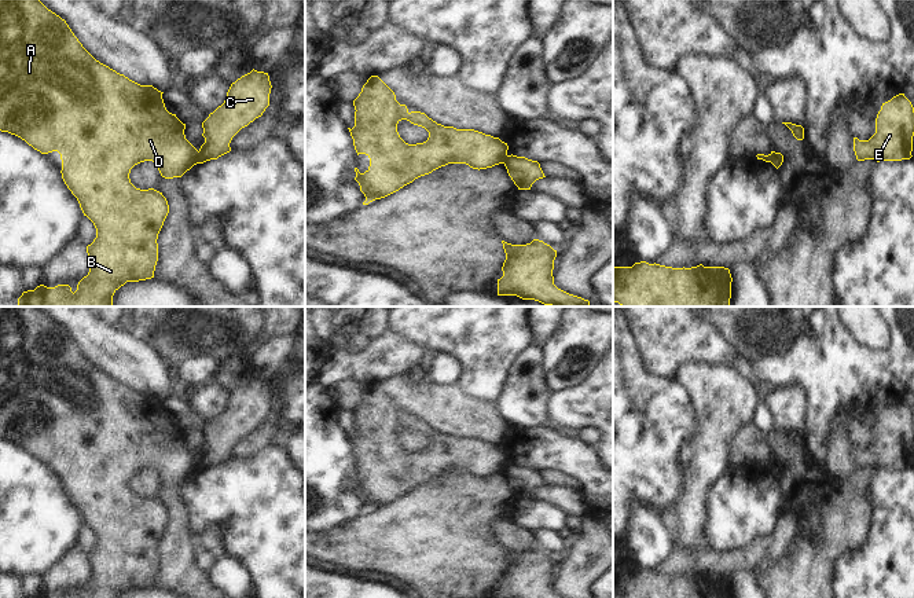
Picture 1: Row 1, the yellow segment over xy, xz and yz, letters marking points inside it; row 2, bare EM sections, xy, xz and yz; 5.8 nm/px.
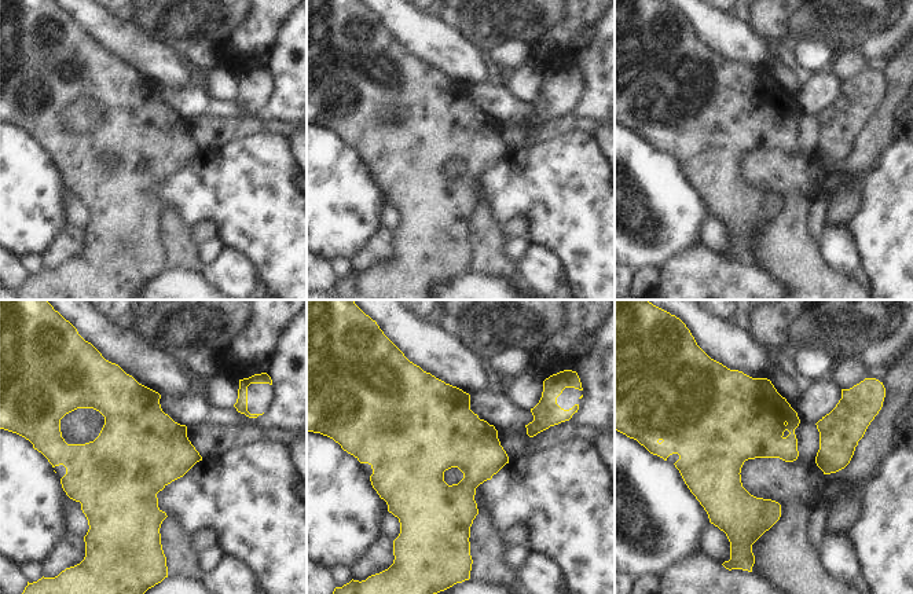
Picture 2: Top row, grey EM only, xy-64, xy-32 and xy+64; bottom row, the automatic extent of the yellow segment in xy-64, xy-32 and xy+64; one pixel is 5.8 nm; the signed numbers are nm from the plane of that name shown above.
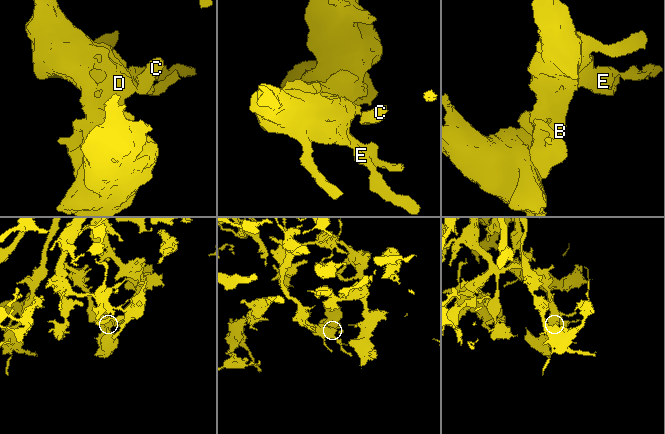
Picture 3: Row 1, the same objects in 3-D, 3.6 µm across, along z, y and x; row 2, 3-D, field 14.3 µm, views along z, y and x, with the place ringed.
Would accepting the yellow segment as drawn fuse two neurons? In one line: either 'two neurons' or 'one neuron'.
two neurons

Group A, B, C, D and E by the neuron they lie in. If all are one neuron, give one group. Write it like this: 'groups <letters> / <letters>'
groups A B D E / C

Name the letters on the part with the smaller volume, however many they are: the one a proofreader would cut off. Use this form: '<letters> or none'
C

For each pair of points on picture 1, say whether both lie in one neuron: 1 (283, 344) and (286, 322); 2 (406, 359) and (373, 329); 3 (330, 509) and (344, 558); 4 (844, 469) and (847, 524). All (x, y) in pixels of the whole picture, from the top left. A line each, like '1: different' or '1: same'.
1: different
2: different
3: different
4: different

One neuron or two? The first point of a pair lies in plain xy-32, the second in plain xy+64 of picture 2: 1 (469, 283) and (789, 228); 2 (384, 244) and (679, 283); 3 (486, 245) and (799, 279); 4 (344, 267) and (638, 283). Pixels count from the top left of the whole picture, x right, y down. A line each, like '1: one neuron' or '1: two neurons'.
1: two neurons
2: one neuron
3: one neuron
4: one neuron

